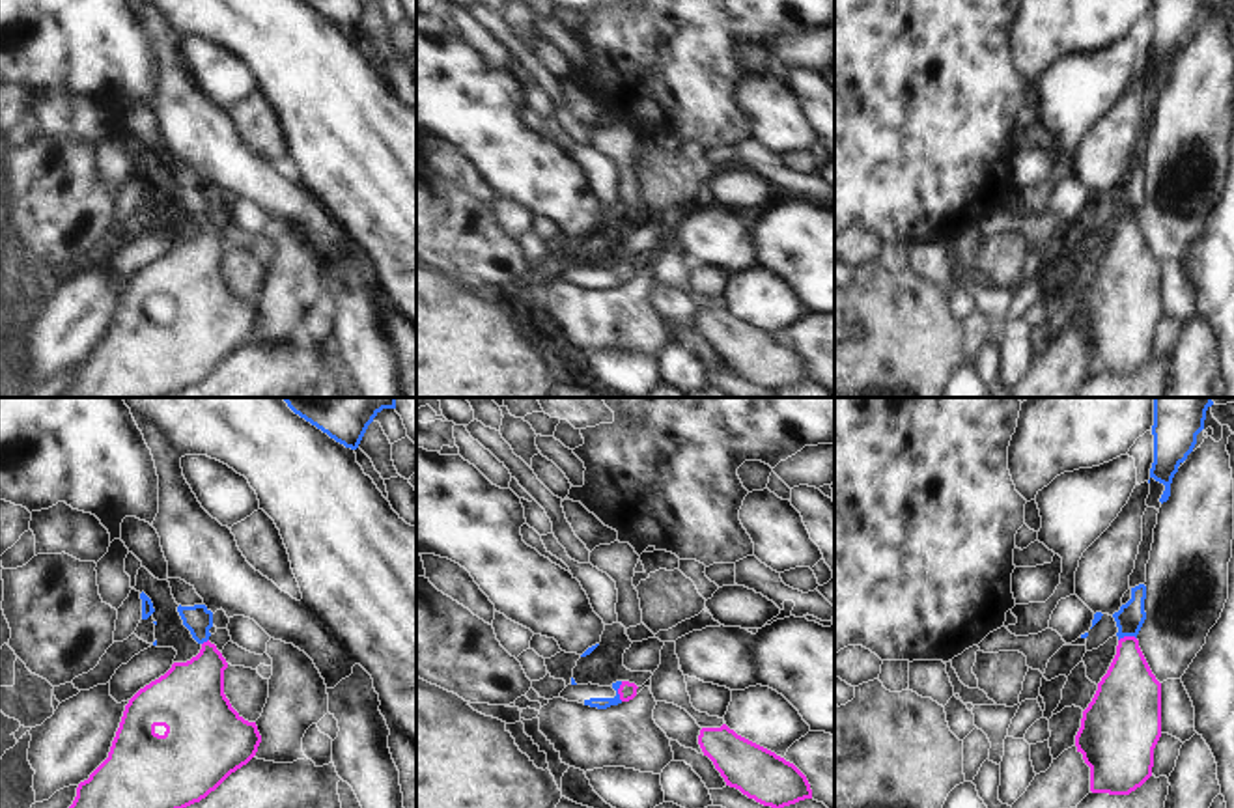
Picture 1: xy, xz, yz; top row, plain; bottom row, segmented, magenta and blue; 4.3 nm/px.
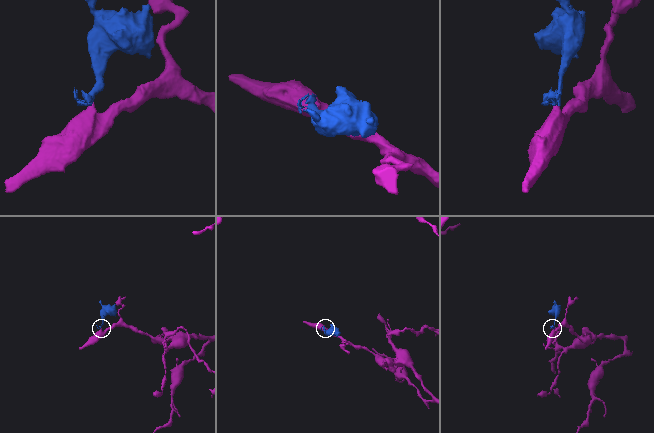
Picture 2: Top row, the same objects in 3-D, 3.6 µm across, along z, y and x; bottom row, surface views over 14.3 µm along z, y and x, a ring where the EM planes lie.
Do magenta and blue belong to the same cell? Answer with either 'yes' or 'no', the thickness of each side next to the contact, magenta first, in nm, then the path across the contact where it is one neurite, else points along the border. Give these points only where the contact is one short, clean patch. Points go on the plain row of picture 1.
no | 80/50 nm | along xz (622, 264), (618, 271), (620, 282)

